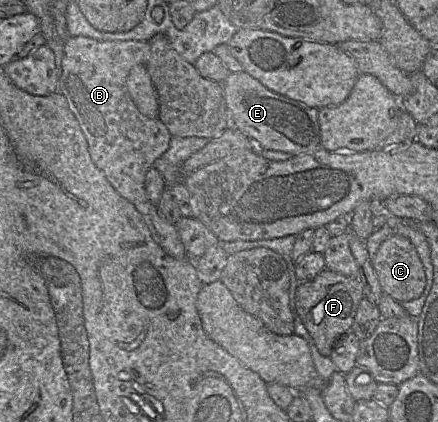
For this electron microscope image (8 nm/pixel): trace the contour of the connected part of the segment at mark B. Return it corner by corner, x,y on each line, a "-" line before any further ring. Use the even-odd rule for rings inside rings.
84,36
69,37
64,46
58,91
66,98
86,137
93,163
104,172
114,189
135,206
148,225
154,241
167,254
183,260
187,258
187,252
176,226
161,216
158,207
151,203
145,190
146,174
154,162
168,150
172,135
160,118
150,119
138,110
127,87
130,71
135,65
146,65
150,52
150,43
147,41
98,41

